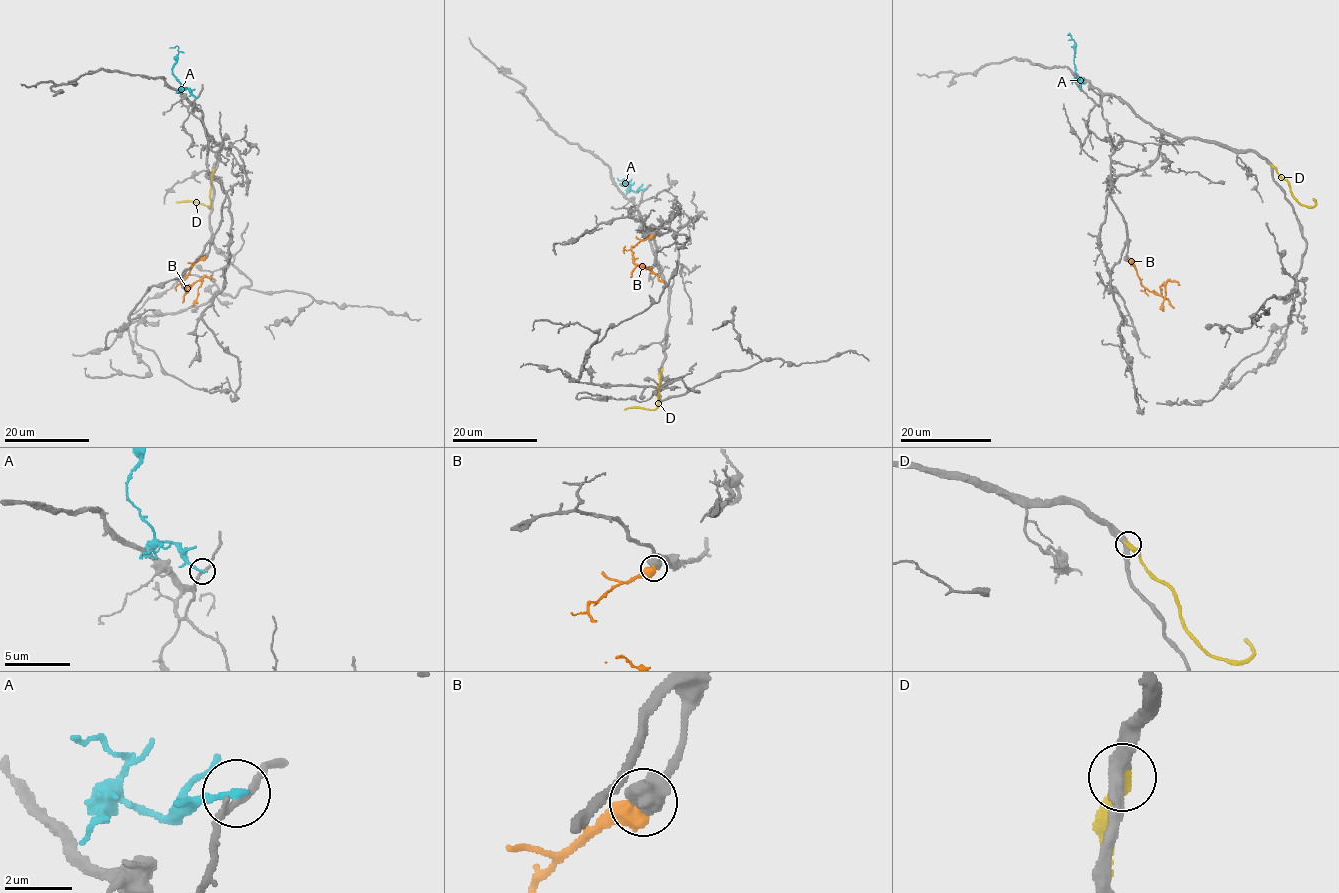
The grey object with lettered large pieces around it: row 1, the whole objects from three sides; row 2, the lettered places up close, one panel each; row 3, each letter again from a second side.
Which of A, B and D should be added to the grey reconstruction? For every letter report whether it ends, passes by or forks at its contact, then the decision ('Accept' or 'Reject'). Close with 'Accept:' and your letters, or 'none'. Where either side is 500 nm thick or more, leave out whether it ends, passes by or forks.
A: It ends there. Reject
B: Reject
D: It ends there. Accept
Accept: D

